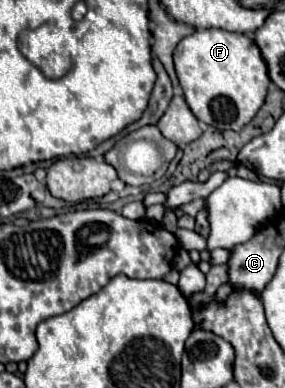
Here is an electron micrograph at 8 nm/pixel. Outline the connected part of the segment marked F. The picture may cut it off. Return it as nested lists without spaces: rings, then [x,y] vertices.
[[[223,29],[195,31],[179,41],[177,49],[173,51],[173,59],[189,109],[199,121],[215,129],[239,131],[265,103],[269,87],[267,65],[255,41],[243,33]]]

